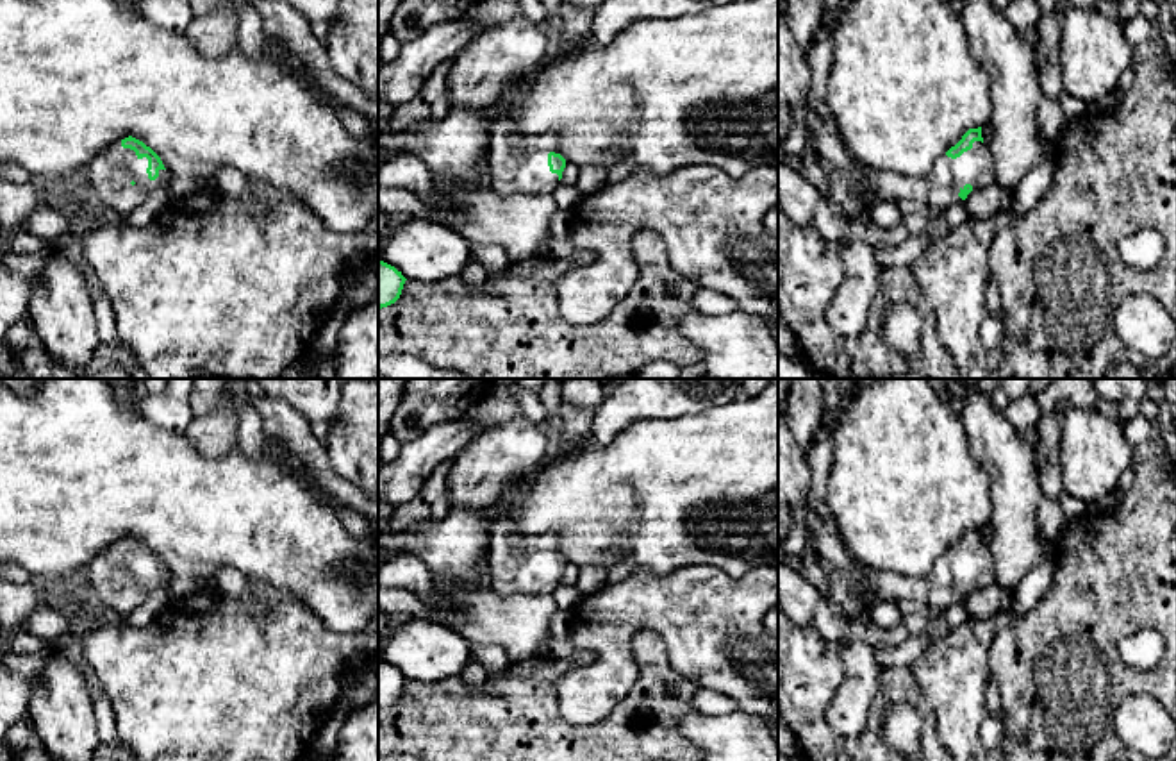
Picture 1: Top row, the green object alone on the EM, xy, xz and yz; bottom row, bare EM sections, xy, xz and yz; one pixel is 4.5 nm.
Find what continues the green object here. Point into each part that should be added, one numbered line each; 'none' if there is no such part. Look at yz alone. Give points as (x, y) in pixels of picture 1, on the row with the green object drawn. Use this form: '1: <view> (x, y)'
1: yz (939, 188)

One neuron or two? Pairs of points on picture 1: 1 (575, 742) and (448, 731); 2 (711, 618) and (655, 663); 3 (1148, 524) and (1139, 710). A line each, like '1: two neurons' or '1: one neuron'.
1: one neuron
2: two neurons
3: two neurons

